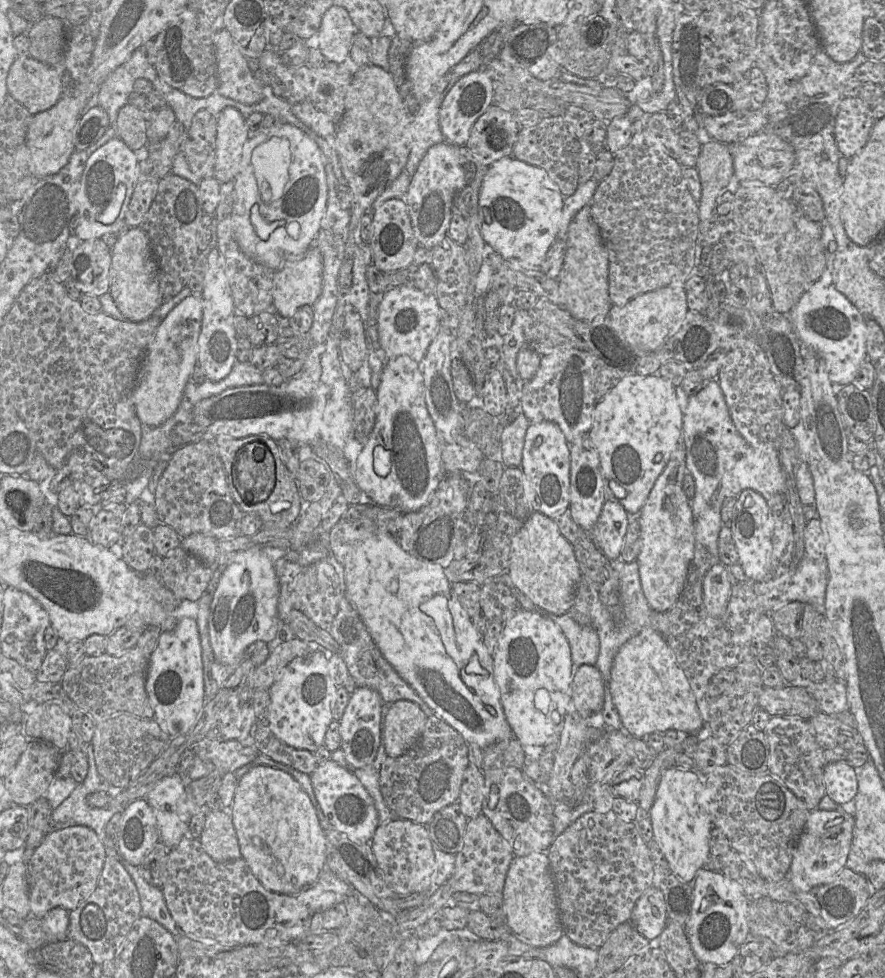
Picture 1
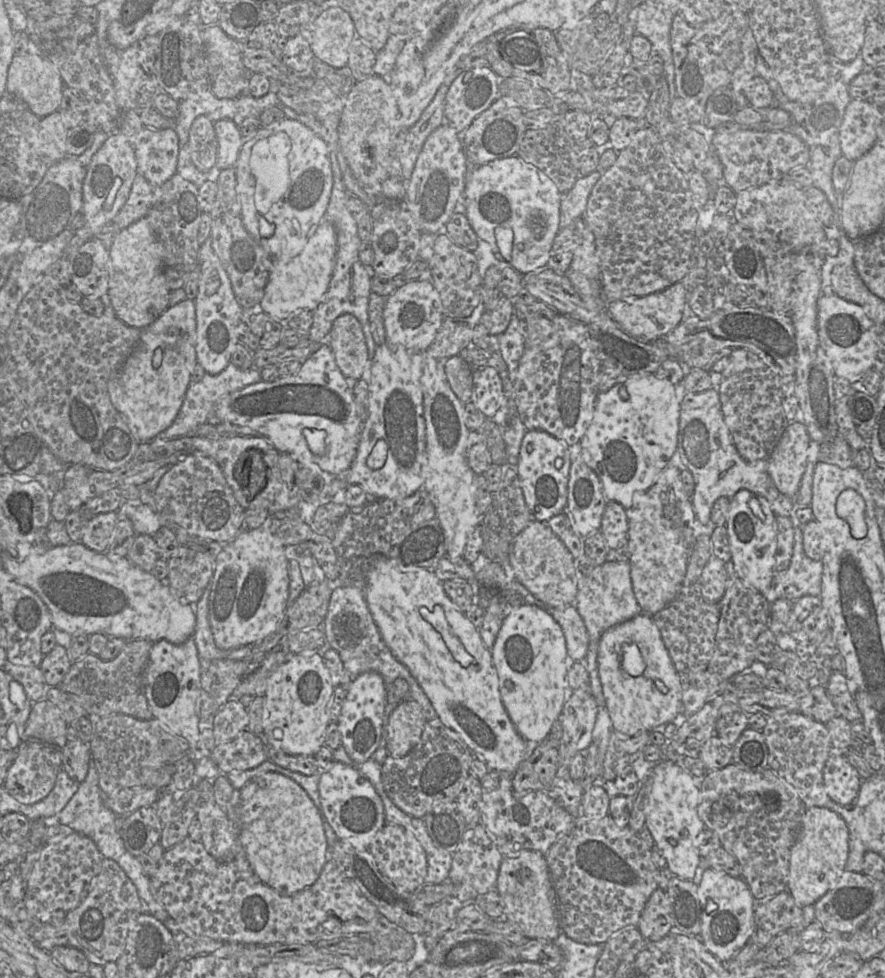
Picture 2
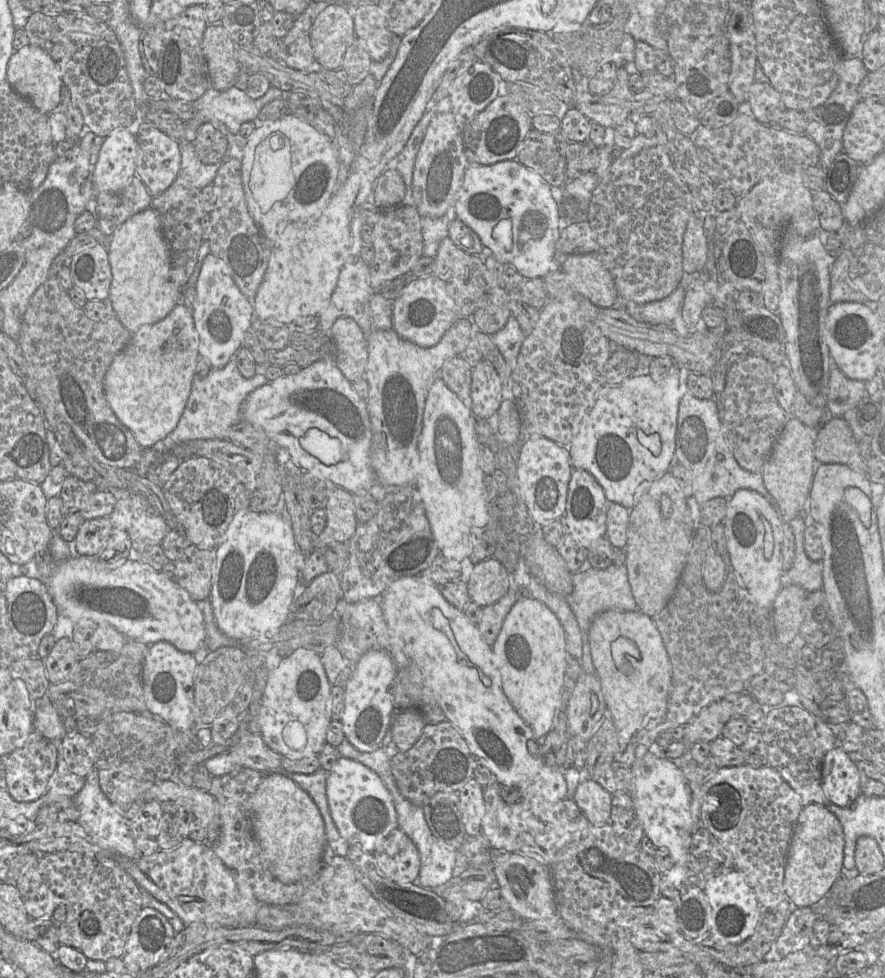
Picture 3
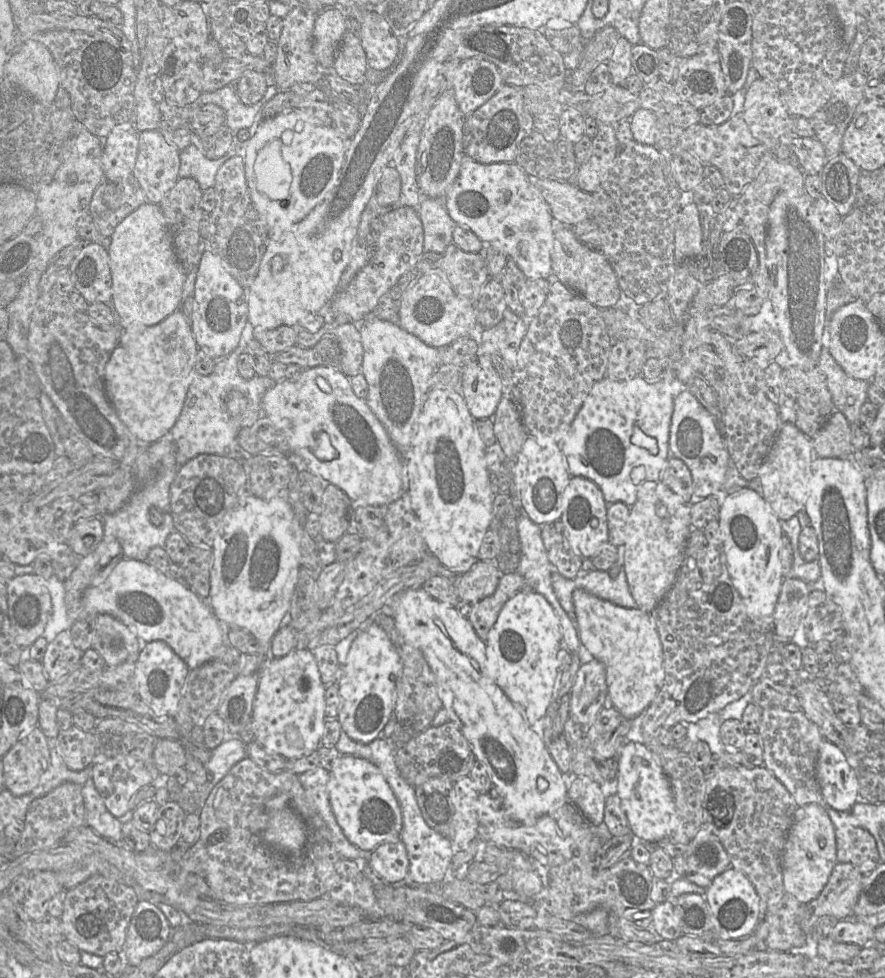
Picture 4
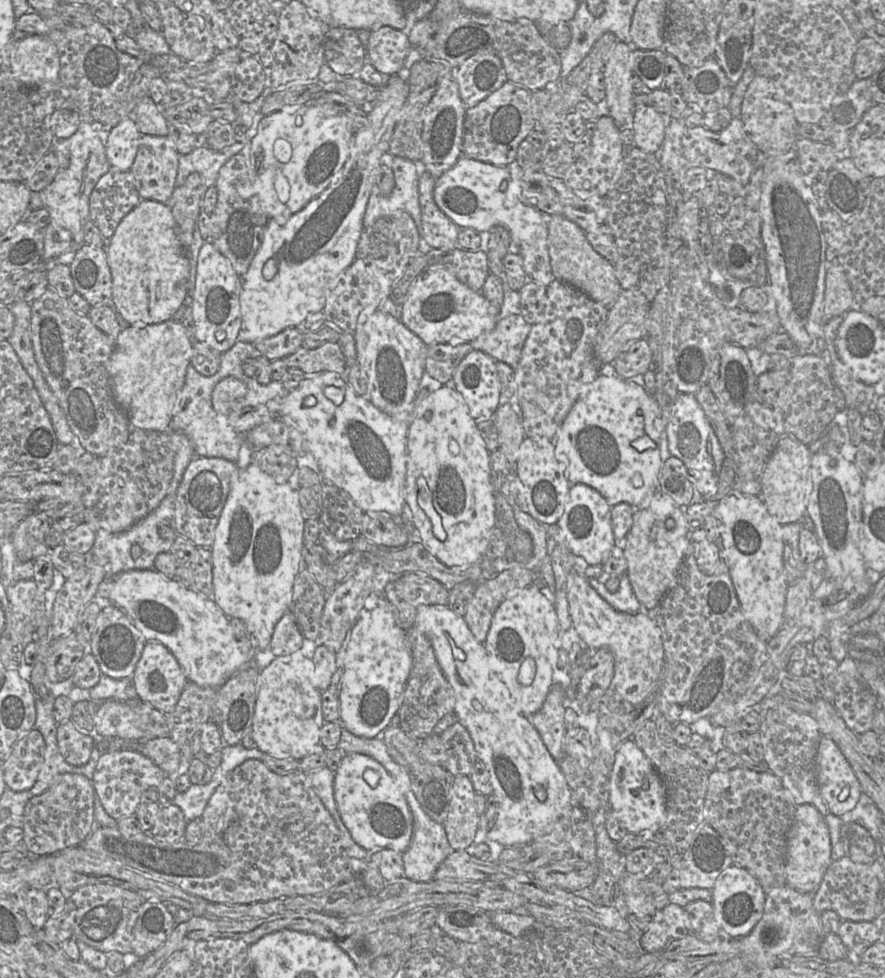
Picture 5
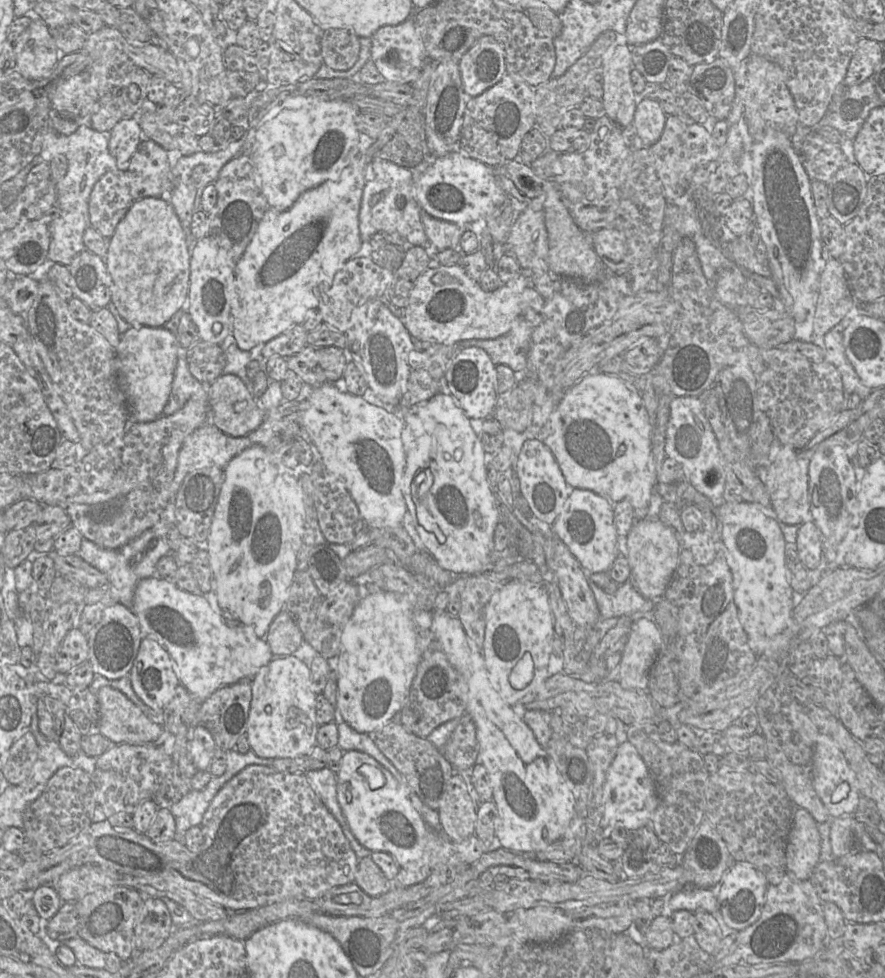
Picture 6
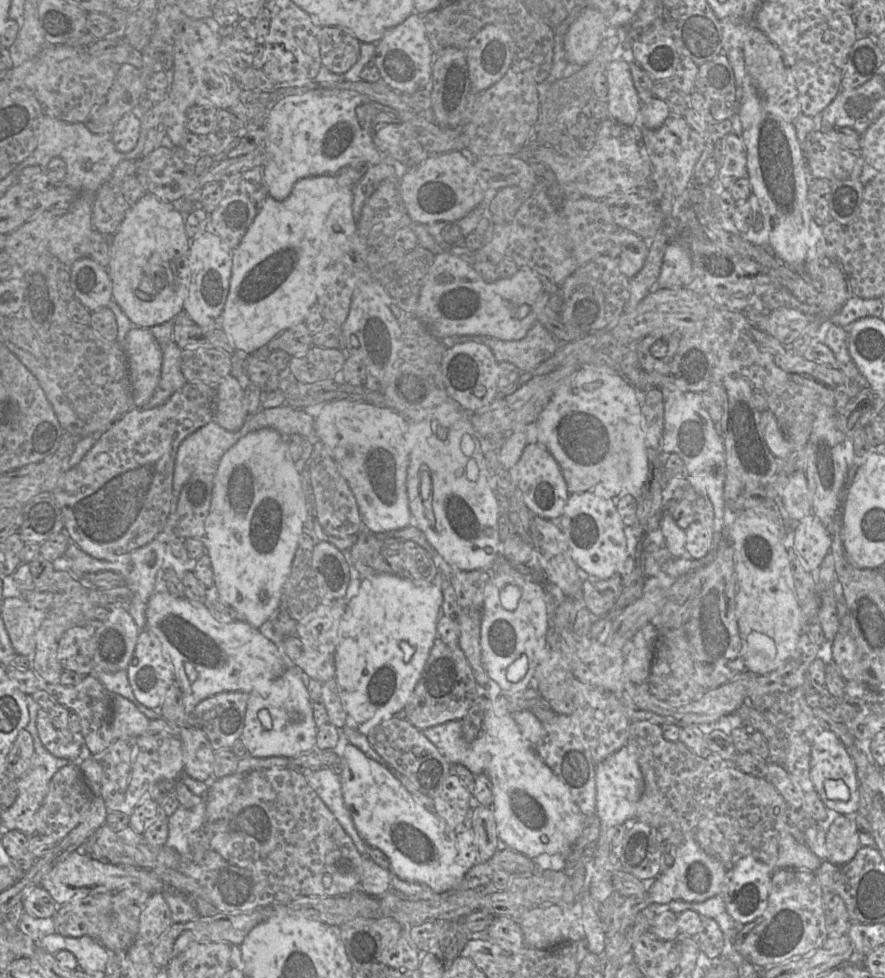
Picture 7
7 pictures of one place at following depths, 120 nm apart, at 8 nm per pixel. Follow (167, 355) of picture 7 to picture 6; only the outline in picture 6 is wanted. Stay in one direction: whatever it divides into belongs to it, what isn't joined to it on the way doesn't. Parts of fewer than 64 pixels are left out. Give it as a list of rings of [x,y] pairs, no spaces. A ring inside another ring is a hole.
[[[179,348],[170,395],[163,409],[164,416],[172,415],[180,410],[195,393],[207,393],[207,385],[199,382],[190,373],[185,351]]]

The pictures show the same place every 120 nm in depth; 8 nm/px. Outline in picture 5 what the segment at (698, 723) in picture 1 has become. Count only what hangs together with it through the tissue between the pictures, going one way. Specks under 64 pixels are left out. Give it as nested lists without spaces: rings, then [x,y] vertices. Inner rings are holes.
[[[578,573],[568,578],[567,601],[575,636],[589,649],[606,648],[614,657],[614,676],[610,689],[626,705],[637,706],[642,703],[655,685],[661,685],[664,648],[656,622],[641,612],[615,610],[593,589],[588,579]]]

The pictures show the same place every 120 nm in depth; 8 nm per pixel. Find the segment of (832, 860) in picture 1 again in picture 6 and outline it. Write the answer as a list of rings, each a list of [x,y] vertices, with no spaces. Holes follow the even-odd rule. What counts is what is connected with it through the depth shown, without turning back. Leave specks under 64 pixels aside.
[[[795,808],[786,847],[786,872],[797,879],[809,879],[820,862],[821,839],[817,824],[807,810]]]

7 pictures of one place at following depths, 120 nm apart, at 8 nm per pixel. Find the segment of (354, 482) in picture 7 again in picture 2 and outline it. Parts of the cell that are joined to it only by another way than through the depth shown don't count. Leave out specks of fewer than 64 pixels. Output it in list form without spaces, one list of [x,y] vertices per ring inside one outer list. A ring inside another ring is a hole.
[[[320,342],[321,345],[318,348],[316,352],[314,352],[310,357],[308,357],[301,365],[301,368],[298,370],[298,372],[294,375],[290,376],[282,376],[278,378],[275,381],[267,382],[264,380],[261,380],[255,384],[249,385],[241,390],[235,391],[227,396],[225,396],[217,405],[215,413],[214,413],[214,419],[217,420],[220,425],[222,425],[225,428],[225,435],[221,436],[254,436],[254,437],[260,437],[273,445],[276,449],[280,451],[280,453],[287,453],[294,459],[296,459],[300,464],[302,464],[307,469],[310,469],[312,472],[315,472],[319,475],[321,475],[324,479],[324,471],[331,473],[335,476],[338,476],[345,471],[348,470],[348,468],[351,466],[359,446],[359,442],[361,439],[361,433],[362,433],[362,427],[363,422],[360,419],[357,408],[354,400],[353,395],[353,389],[351,389],[347,383],[345,375],[341,372],[339,369],[336,360],[335,355],[328,344],[328,342]],[[306,430],[316,430],[323,432],[323,441],[325,450],[322,454],[316,454],[314,453],[308,443],[307,437],[306,437]]]

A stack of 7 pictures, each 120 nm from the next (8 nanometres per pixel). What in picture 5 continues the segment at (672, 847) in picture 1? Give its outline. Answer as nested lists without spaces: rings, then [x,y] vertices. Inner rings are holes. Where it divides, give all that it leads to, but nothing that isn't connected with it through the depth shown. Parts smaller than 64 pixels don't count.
[[[632,737],[625,740],[616,750],[608,790],[609,808],[628,832],[661,832],[665,821],[664,786],[652,763]]]

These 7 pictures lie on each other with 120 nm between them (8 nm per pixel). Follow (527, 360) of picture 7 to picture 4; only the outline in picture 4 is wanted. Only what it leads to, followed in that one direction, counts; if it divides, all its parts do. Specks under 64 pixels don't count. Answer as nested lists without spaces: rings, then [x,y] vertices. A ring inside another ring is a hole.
[[[506,309],[503,319],[491,328],[481,332],[480,352],[486,355],[498,355],[514,369],[518,350],[527,332],[527,320]]]

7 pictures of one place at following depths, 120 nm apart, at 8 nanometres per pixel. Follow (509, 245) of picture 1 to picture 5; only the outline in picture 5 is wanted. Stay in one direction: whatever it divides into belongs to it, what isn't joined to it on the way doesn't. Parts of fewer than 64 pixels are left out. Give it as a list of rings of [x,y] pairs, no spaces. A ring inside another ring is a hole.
[[[461,155],[455,165],[435,181],[433,197],[438,208],[460,229],[472,228],[476,232],[489,232],[493,226],[505,227],[519,247],[523,268],[528,281],[548,286],[555,279],[547,247],[547,219],[536,208],[525,203],[522,196],[521,179],[512,178],[508,167]]]

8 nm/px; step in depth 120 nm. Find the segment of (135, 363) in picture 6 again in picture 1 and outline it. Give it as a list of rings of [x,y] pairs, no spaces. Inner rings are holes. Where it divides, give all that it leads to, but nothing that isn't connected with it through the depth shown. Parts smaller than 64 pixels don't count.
[[[190,294],[161,321],[144,356],[132,402],[142,425],[158,426],[177,410],[184,389],[198,364],[199,335],[203,318],[201,294]]]

